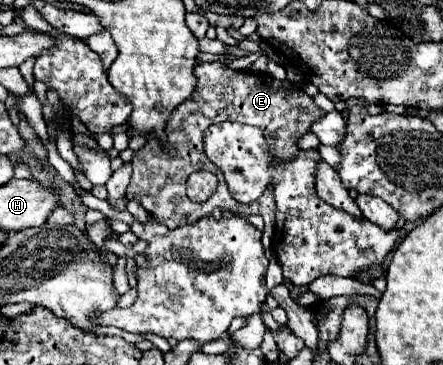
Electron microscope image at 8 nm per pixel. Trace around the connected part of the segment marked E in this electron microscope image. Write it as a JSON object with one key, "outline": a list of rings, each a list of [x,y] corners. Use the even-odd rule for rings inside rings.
{"outline":[[[200,62],[194,68],[194,74],[198,78],[198,86],[186,102],[182,102],[166,124],[166,136],[168,142],[160,146],[154,136],[148,136],[148,142],[134,154],[134,170],[132,170],[132,182],[128,186],[128,200],[136,200],[146,208],[150,216],[156,216],[156,220],[168,228],[178,228],[184,224],[196,224],[200,218],[210,216],[214,210],[220,212],[232,212],[238,216],[262,216],[264,229],[262,232],[262,244],[267,250],[271,247],[274,236],[274,224],[276,224],[276,202],[274,201],[274,187],[269,185],[264,194],[252,202],[252,204],[240,204],[232,198],[228,192],[228,184],[224,184],[224,176],[220,176],[220,168],[216,168],[206,156],[204,156],[204,132],[208,126],[226,122],[228,118],[236,118],[240,124],[252,124],[258,126],[264,132],[264,138],[268,142],[270,152],[278,160],[292,160],[298,148],[298,140],[308,132],[310,124],[320,120],[326,112],[320,110],[314,104],[314,98],[310,98],[298,84],[292,84],[288,80],[276,80],[262,72],[250,72],[250,70],[232,70],[224,66],[222,62]],[[196,170],[212,170],[218,176],[218,190],[208,198],[208,202],[196,204],[186,196],[186,178]]]}

